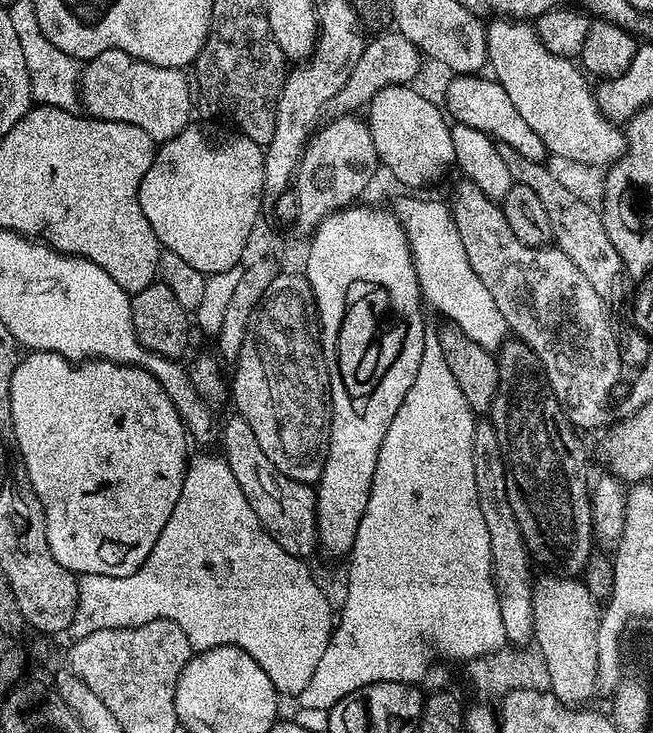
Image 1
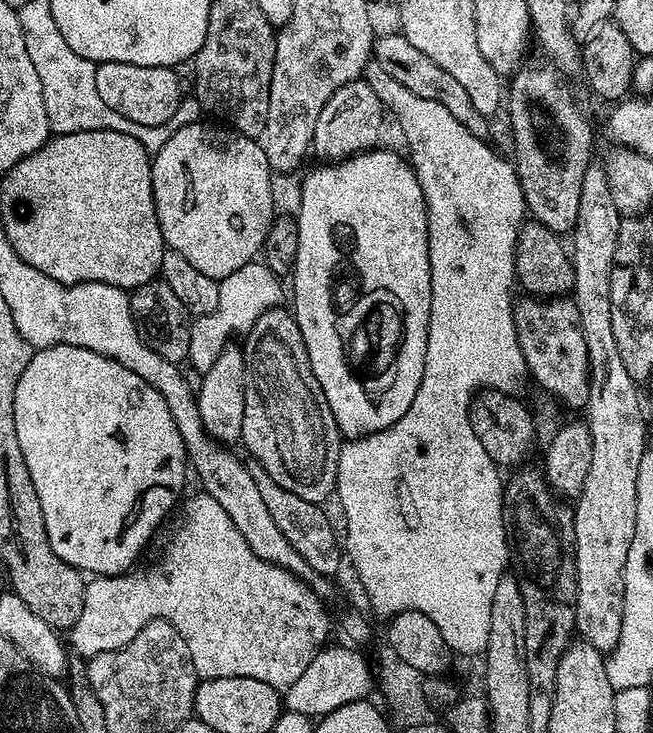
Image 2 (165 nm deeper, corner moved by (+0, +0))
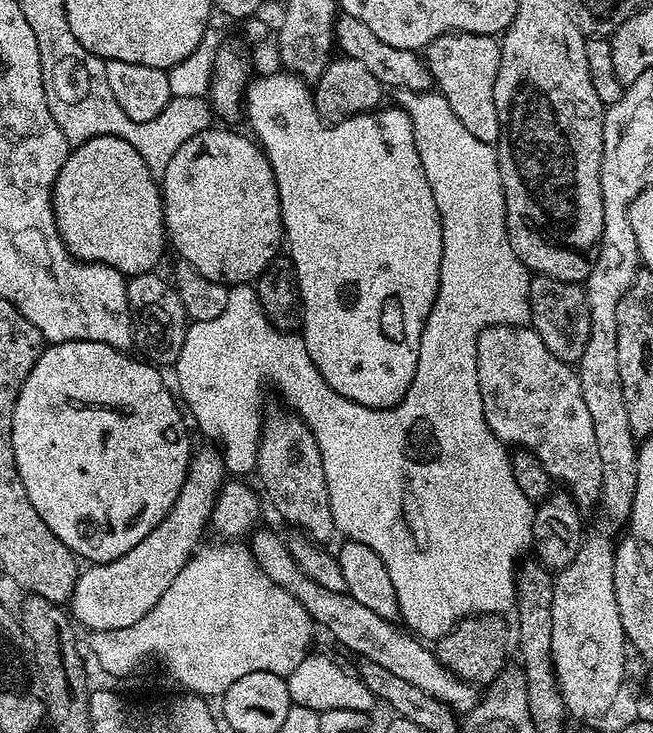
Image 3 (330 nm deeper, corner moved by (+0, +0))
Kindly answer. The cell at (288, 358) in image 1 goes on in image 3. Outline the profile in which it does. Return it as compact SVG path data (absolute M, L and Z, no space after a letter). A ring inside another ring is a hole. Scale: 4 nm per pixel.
M288 410L283 411L284 412L272 412L269 414L269 416L267 413L266 419L263 421L262 431L260 433L260 443L256 446L256 466L254 469L255 475L260 475L260 480L262 483L264 483L265 493L263 492L263 495L266 497L266 500L266 495L268 495L269 502L276 507L277 514L280 515L286 523L293 524L291 526L293 529L303 532L304 535L309 536L311 540L315 540L317 542L328 542L324 540L328 540L331 538L331 536L334 536L334 533L336 532L336 523L334 522L334 514L330 510L330 498L328 497L328 487L326 486L326 470L322 470L322 454L318 450L318 442L314 438L312 431L308 429L308 425L305 424L299 416Z

